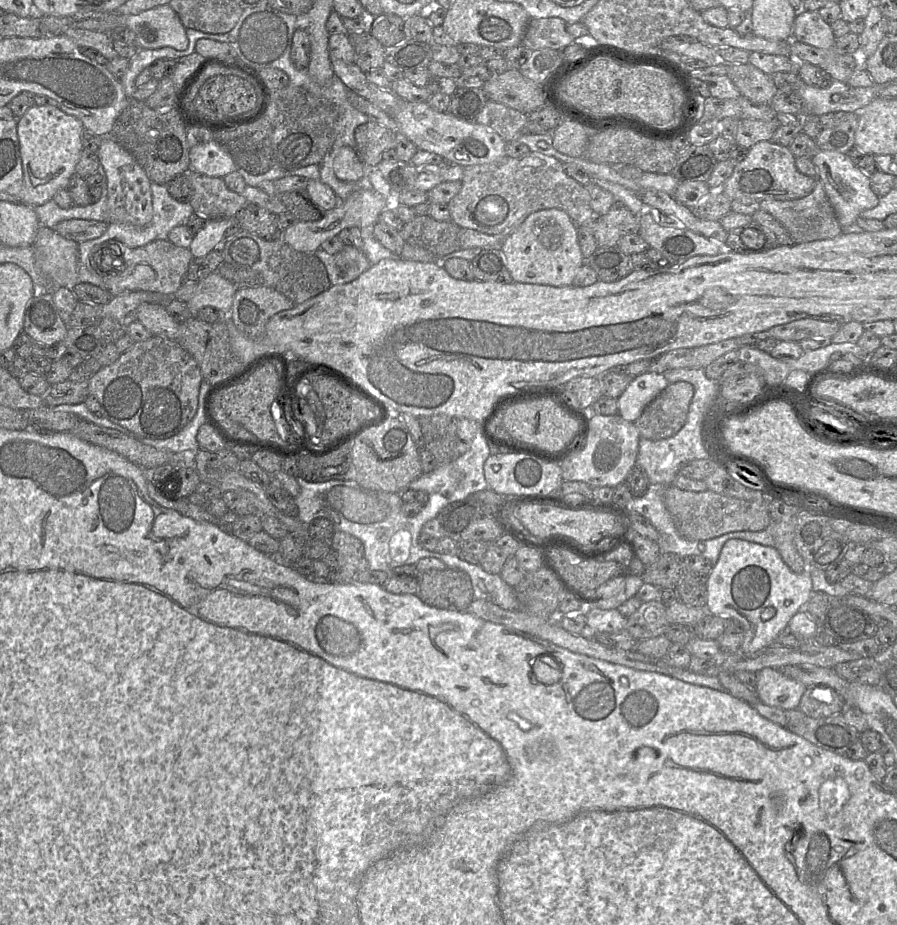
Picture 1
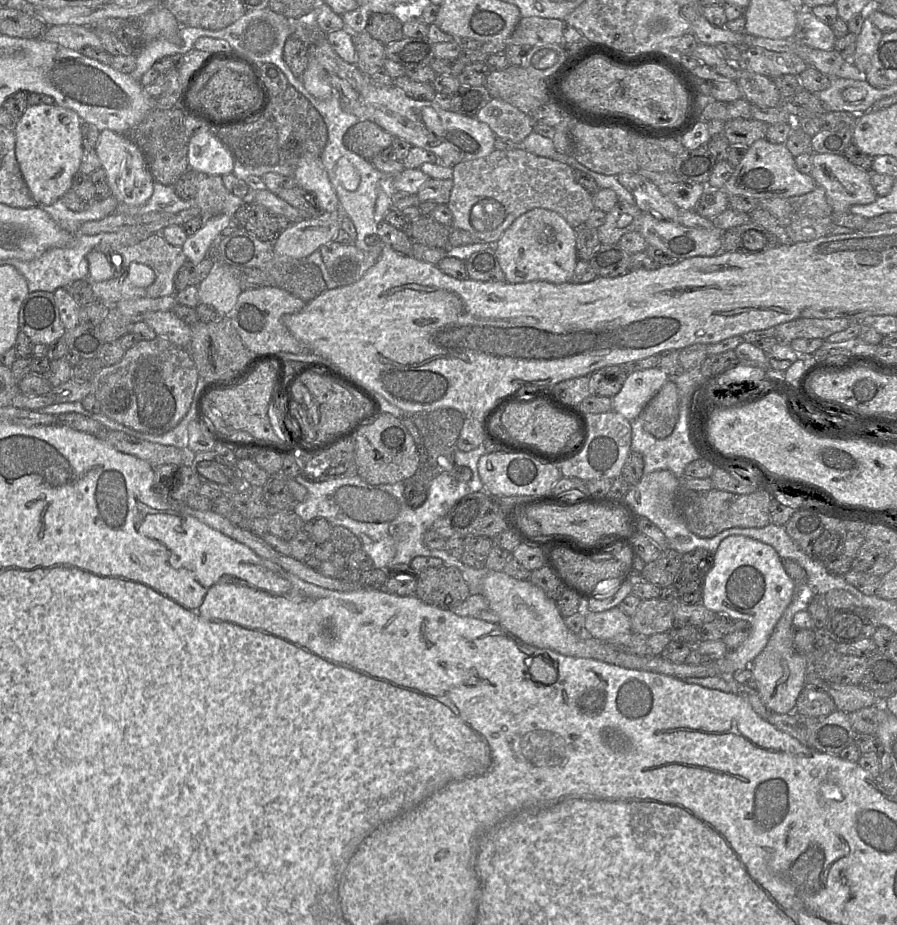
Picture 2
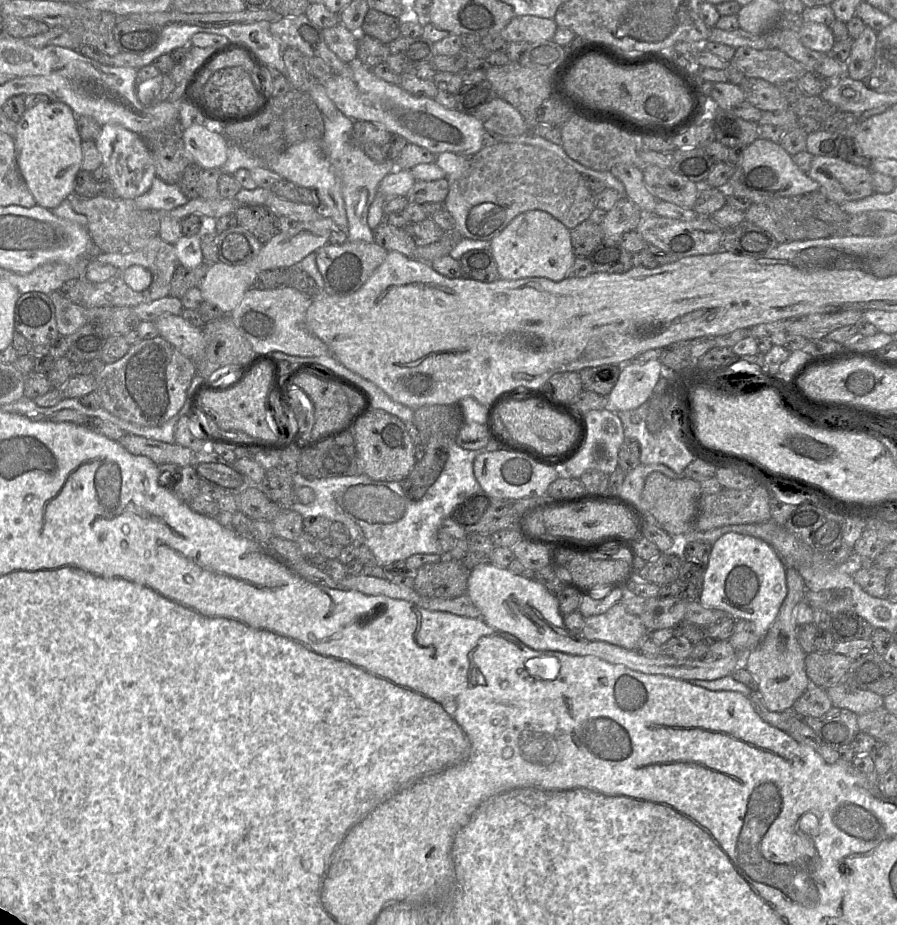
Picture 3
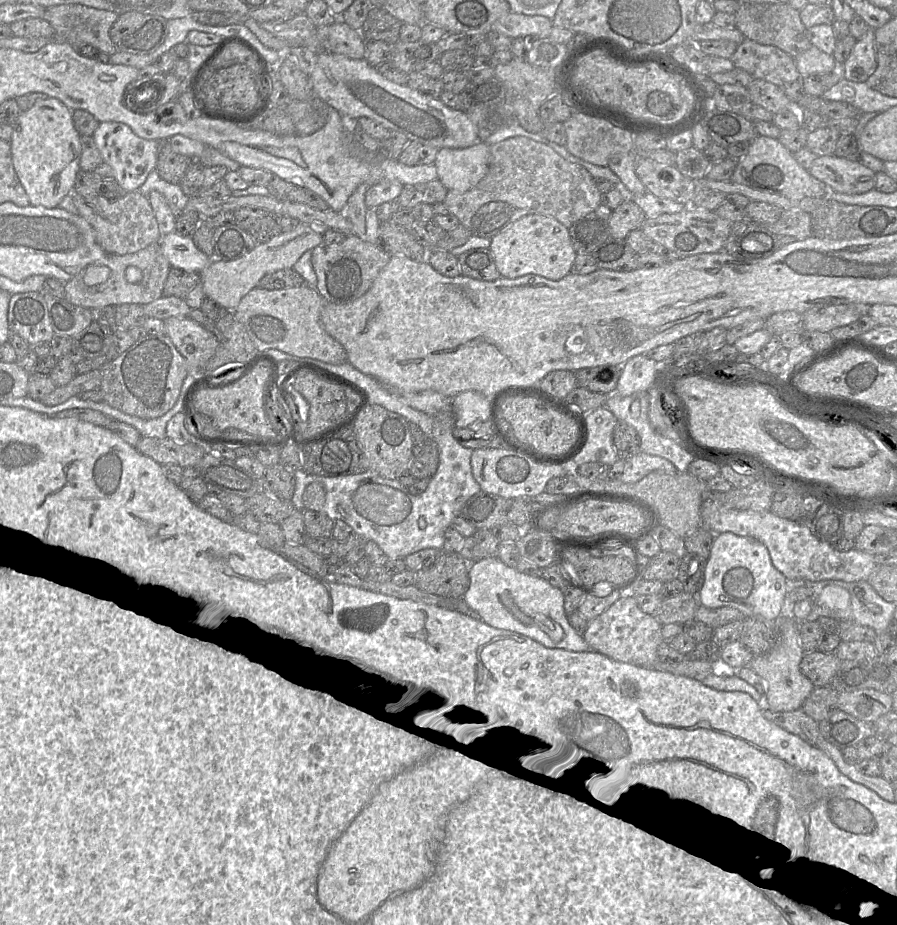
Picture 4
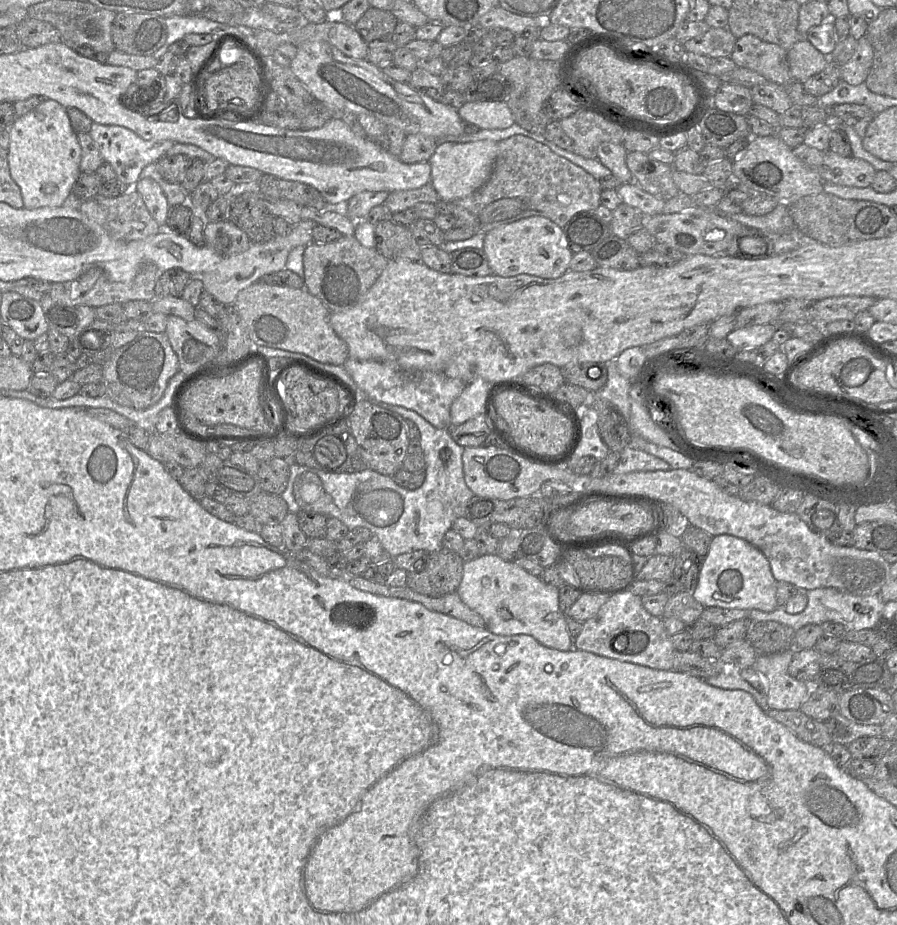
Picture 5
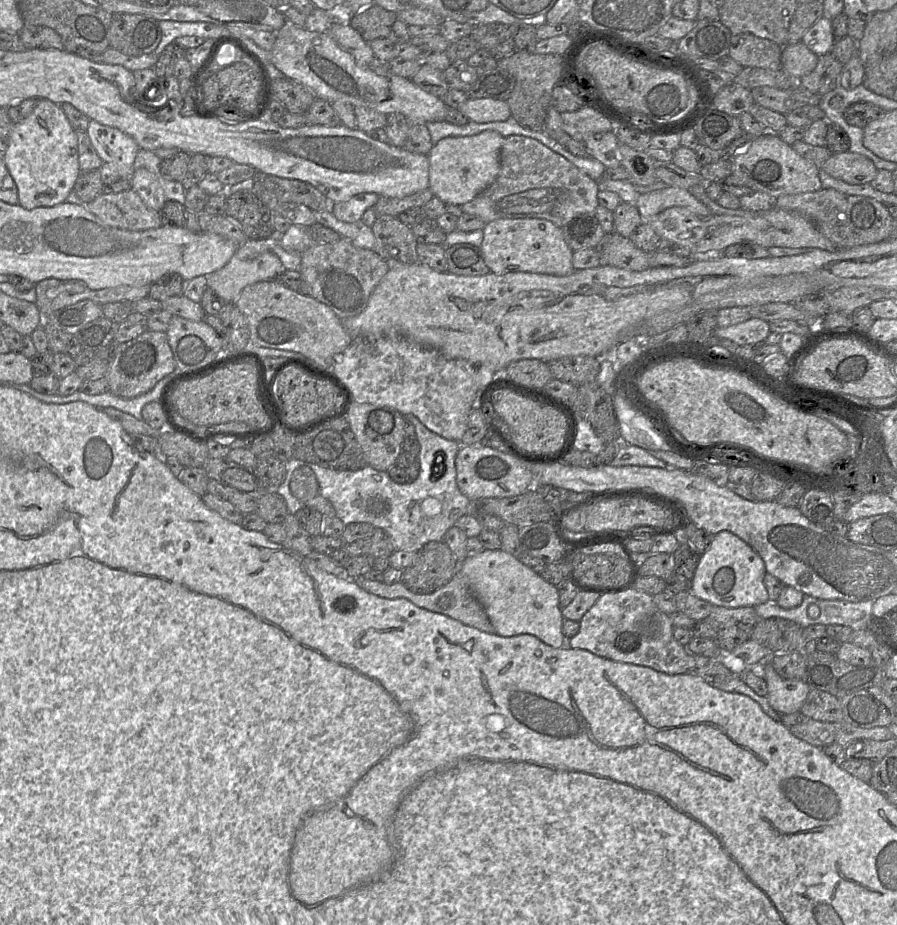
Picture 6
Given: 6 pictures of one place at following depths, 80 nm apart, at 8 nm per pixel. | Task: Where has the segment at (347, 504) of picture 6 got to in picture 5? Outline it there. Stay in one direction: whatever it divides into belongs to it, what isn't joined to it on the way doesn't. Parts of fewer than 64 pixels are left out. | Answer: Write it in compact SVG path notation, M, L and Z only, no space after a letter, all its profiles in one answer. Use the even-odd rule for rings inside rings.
M378 404L412 421L420 433L420 445L426 462L425 481L421 487L409 490L396 484L392 476L371 469L362 472L340 473L290 465L290 477L280 497L287 503L290 513L299 513L301 507L295 499L293 487L300 475L317 475L324 489L324 515L339 519L349 530L364 527L370 530L390 556L413 551L432 553L443 548L445 533L459 517L464 517L466 506L474 496L467 486L462 455L464 447L450 436L448 429L439 429L413 410L402 406Z

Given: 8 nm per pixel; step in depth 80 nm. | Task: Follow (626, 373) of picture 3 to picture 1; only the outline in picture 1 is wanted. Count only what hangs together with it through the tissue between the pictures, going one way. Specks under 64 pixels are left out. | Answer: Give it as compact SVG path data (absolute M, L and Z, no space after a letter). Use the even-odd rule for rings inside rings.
M645 372L635 376L617 398L618 414L634 423L644 408L669 384L662 373Z

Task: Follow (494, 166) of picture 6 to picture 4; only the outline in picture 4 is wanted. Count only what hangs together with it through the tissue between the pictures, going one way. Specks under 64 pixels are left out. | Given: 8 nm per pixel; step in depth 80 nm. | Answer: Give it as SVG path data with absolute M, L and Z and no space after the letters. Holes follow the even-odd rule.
M478 142L467 148L441 148L433 164L448 191L465 192L485 176L489 158L490 146Z

